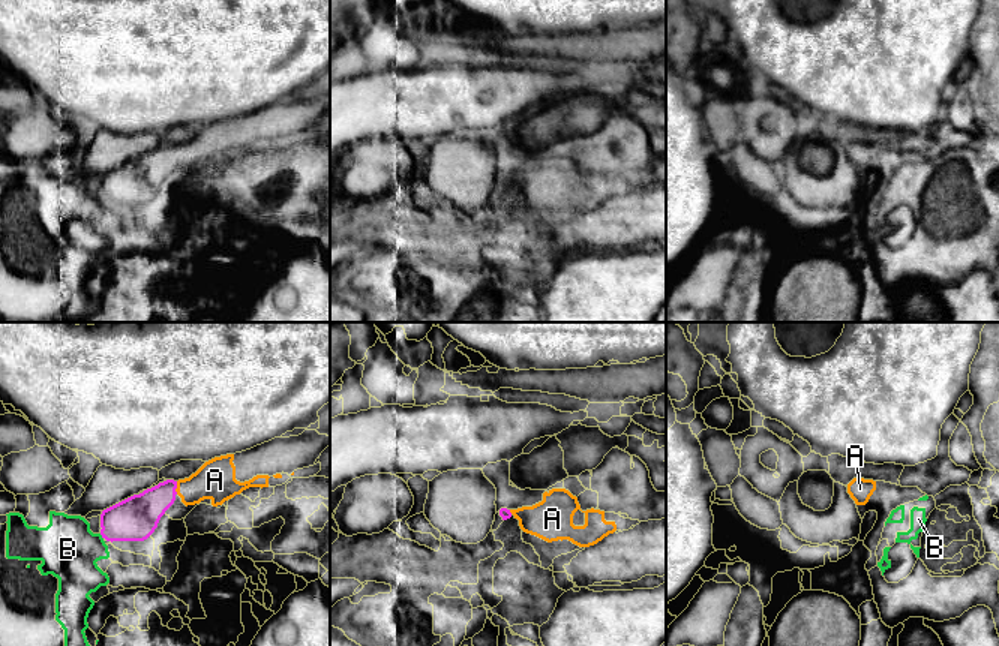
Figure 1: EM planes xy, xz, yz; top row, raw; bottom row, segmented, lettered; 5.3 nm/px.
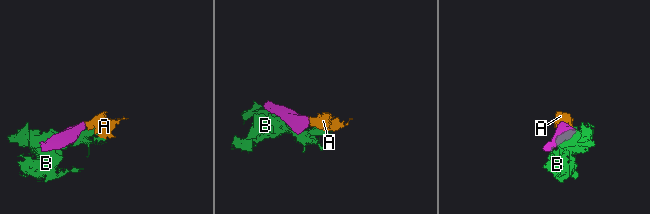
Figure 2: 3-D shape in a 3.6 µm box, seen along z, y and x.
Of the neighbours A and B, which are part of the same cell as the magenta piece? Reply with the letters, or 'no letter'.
A

